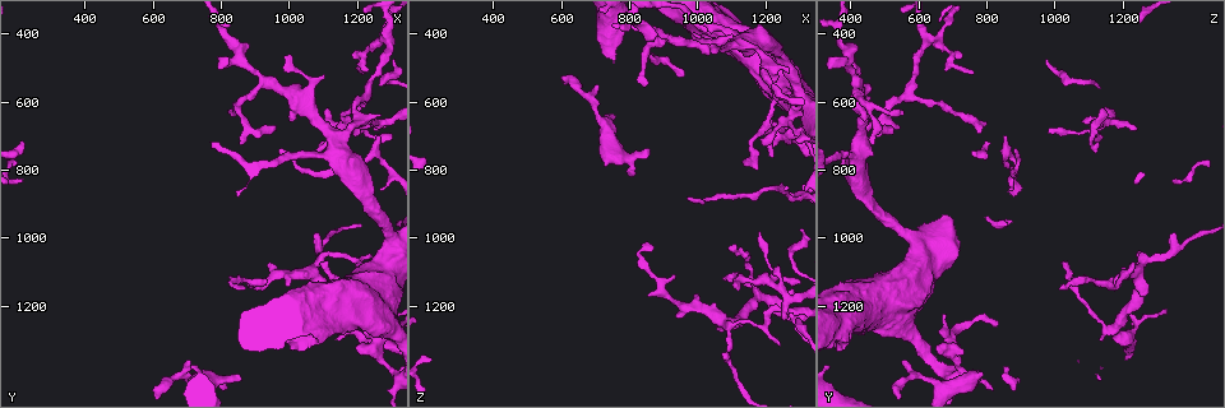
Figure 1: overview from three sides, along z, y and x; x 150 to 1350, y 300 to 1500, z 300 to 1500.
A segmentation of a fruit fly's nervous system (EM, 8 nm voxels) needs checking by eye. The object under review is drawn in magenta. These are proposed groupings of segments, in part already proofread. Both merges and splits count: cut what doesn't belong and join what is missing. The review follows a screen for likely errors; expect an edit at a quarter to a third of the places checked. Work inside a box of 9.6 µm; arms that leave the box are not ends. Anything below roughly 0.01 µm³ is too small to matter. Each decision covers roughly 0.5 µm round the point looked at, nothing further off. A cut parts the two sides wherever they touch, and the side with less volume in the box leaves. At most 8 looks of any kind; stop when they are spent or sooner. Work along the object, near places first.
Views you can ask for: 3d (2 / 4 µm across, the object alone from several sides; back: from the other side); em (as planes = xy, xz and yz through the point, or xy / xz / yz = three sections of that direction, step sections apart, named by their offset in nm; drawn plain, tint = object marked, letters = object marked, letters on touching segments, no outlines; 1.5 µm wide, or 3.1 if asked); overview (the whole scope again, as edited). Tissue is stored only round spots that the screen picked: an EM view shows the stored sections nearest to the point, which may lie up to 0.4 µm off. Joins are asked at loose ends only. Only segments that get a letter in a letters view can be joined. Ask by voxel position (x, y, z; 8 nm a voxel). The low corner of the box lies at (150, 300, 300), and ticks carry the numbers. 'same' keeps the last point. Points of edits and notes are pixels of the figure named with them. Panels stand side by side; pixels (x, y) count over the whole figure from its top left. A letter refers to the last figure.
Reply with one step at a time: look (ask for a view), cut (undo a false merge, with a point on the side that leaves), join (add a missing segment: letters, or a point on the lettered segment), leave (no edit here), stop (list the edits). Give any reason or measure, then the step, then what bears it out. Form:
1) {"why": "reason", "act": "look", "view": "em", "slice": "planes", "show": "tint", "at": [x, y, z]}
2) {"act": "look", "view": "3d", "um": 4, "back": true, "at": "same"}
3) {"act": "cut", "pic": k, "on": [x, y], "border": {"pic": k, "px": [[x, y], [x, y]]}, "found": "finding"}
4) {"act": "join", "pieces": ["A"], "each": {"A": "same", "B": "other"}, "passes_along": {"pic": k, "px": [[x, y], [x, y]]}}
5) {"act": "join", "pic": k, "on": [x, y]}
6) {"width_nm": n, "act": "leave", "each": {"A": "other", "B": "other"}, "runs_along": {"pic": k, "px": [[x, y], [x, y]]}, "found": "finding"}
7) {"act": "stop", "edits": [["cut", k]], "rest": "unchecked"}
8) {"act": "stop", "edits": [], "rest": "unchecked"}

{"why": "a narrow waist", "act": "look", "view": "3d", "um": 2, "at": [1260, 1340, 700]}

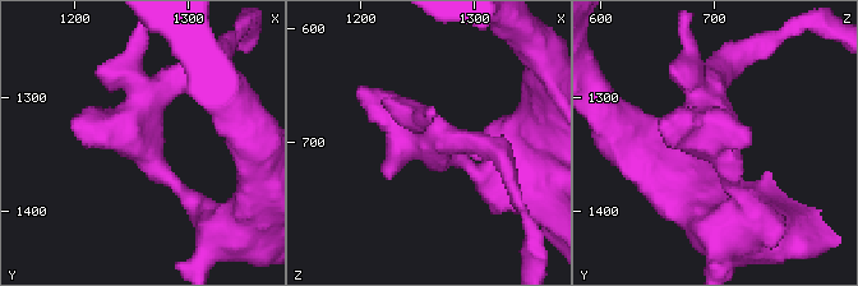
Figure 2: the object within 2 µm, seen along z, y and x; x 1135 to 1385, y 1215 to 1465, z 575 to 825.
{"why": "need the tissue", "act": "look", "view": "em", "slice": "xy", "step": 8, "show": "letters", "at": [1258, 1334, 700]}

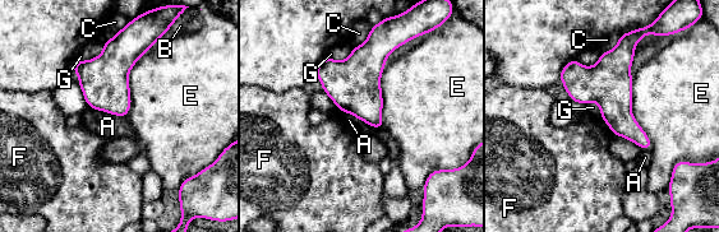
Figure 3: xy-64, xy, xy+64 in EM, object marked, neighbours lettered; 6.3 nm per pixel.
{"width_nm": 300, "longest_contact_nm": ["E", 500], "act": "leave", "each": {"A": "other", "B": "other", "C": "other", "E": "other", "F": "other", "G": "other"}, "found": "continuous, no second cell"}

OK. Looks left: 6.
{"act": "look", "view": "em", "slice": "planes", "show": "plain", "at": [1050, 620, 440]}

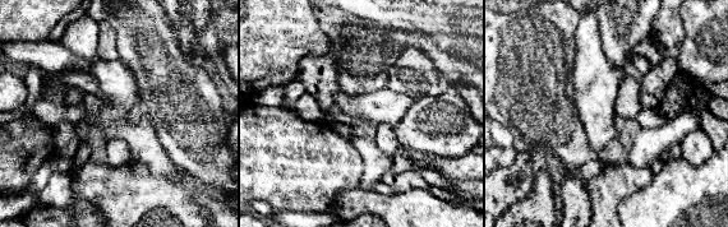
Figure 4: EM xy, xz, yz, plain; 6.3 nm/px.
{"act": "look", "view": "em", "slice": "planes", "show": "letters", "at": "same"}

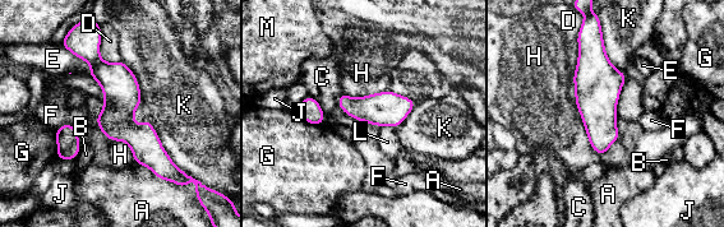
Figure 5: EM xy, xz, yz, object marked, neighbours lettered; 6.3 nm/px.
{"width_nm": 170, "act": "leave", "each": {"A": "other", "B": "other", "C": "other", "D": "other", "E": "other", "F": "other", "G": "other", "H": "other", "J": "other", "K": "other", "L": "other", "M": "other"}, "found": "continuous, no second cell"}

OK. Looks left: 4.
{"why": "thin end", "act": "look", "view": "3d", "um": 2, "at": [850, 630, 560]}

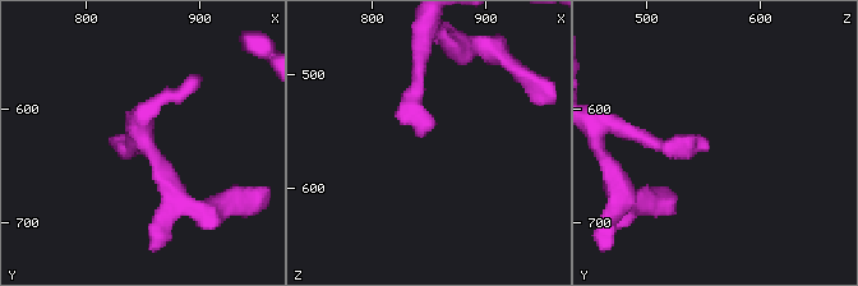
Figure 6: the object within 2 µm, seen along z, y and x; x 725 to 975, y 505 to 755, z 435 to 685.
{"why": "shape alone is not enough", "act": "look", "view": "em", "um": 3.1, "slice": "xz", "step": 16, "show": "letters", "at": [844, 634, 556]}

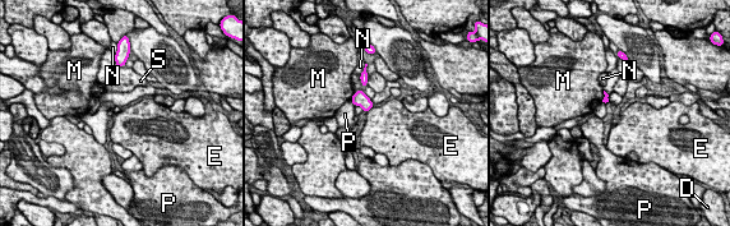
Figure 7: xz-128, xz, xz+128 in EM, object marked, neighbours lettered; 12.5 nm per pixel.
{"why": "another direction", "act": "look", "view": "em", "um": 3.1, "slice": "planes", "show": "letters", "at": "same"}

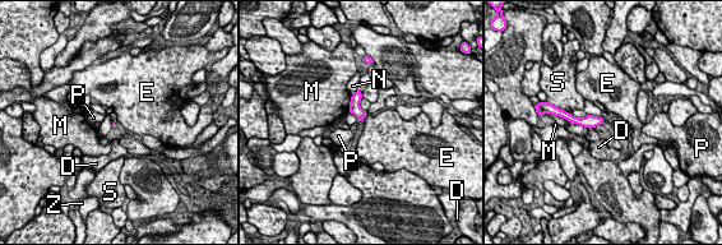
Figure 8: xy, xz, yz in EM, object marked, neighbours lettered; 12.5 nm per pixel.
{"act": "leave", "each": {"D": "other", "E": "other", "M": "other", "N": "other", "P": "other", "S": "other", "Z": "other"}, "found": "no lettered segment goes on from it"}

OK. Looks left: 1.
{"act": "stop", "edits": [], "rest": "unchecked"}

